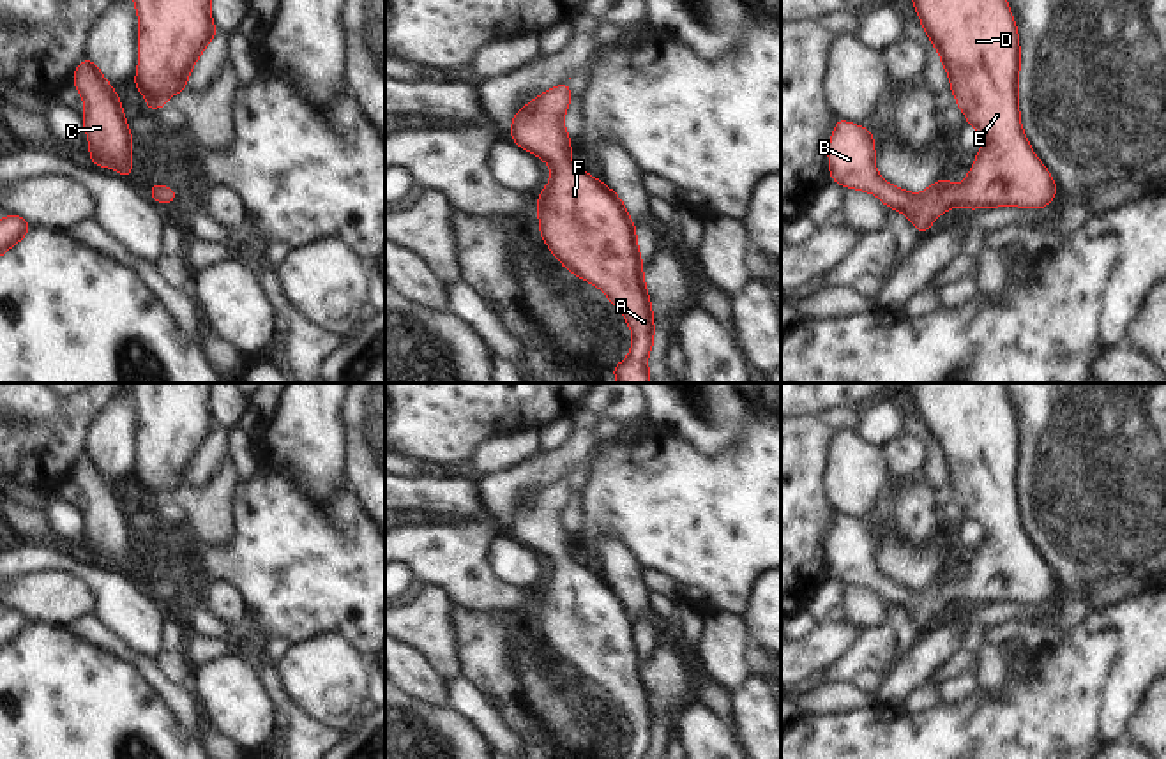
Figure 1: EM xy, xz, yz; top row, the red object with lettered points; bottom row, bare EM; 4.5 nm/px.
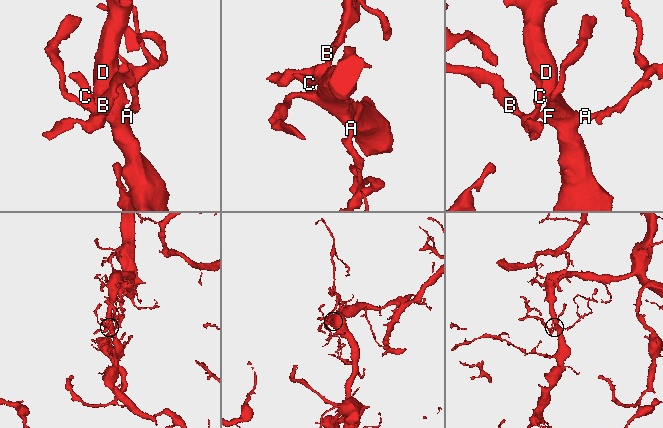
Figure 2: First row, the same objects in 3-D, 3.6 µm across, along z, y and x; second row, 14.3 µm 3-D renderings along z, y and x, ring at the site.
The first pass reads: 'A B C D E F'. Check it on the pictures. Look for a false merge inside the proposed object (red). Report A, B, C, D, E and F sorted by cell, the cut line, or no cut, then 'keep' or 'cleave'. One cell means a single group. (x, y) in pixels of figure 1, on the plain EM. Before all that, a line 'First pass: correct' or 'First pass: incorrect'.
First pass: correct
A B C D E F | no cut | keep

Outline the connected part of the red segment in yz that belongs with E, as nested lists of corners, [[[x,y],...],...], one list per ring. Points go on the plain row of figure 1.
[[[910,383],[913,399],[928,432],[949,466],[956,501],[966,510],[982,531],[984,542],[977,547],[961,582],[947,574],[935,577],[920,590],[908,590],[901,582],[882,575],[874,563],[874,535],[871,526],[836,512],[834,533],[829,538],[829,563],[832,577],[857,586],[876,590],[885,602],[894,602],[910,612],[926,632],[931,618],[952,600],[959,604],[984,604],[1016,600],[1021,604],[1048,604],[1056,591],[1056,579],[1035,552],[1019,517],[1019,432],[1002,383]]]

